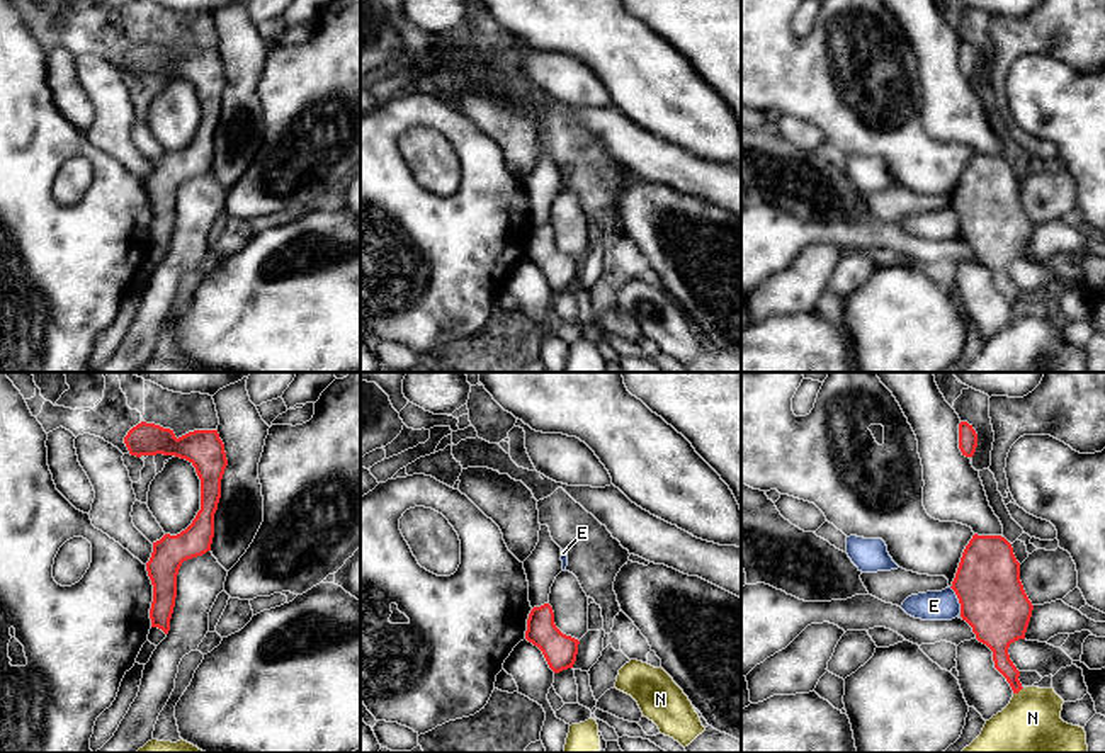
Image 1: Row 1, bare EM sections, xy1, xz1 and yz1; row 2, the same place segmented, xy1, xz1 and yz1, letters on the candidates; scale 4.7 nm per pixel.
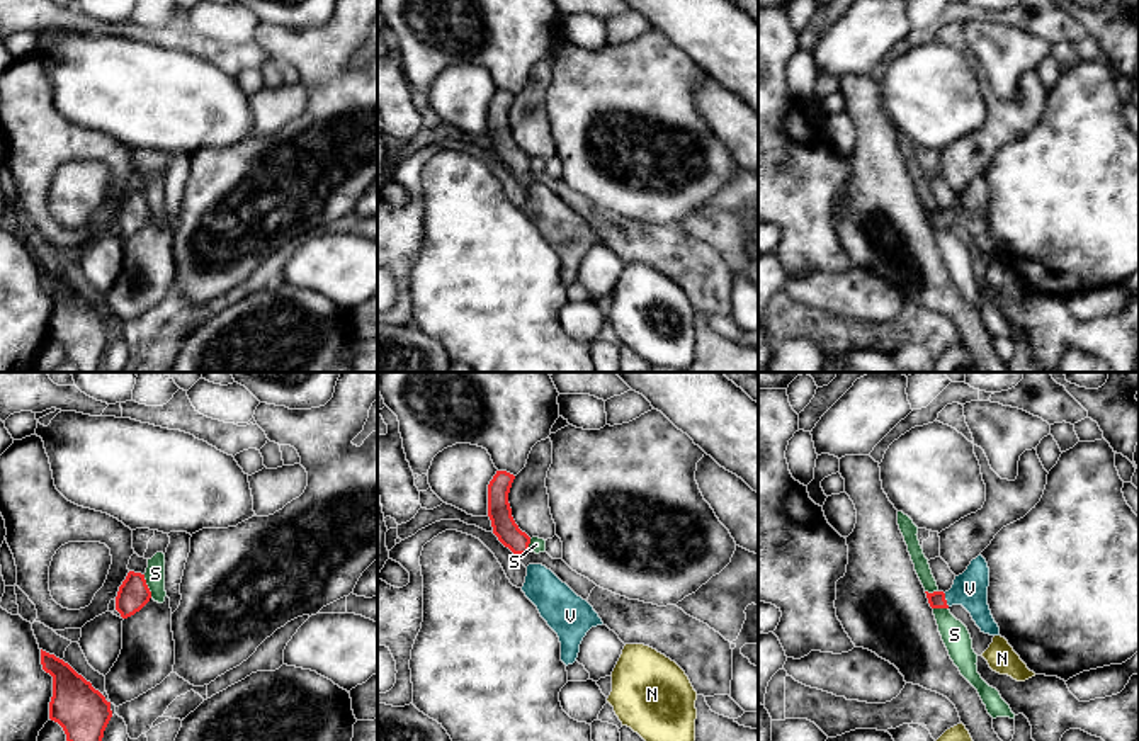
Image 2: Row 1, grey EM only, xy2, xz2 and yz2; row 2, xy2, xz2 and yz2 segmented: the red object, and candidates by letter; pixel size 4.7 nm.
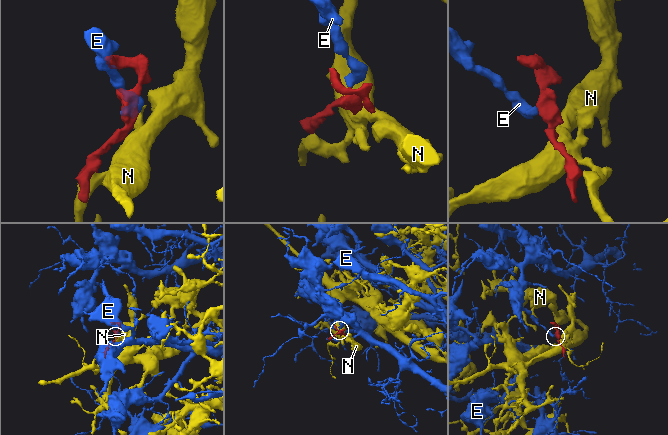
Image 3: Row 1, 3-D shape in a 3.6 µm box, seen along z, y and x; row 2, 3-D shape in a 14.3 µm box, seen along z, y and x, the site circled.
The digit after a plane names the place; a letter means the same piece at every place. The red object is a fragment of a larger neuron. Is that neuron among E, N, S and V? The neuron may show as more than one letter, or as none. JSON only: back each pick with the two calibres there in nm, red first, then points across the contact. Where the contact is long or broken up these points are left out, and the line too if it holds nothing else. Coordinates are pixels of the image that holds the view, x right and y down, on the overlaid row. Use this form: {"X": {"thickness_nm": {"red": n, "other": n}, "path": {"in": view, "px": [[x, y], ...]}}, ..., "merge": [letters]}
{"V": {"thickness_nm": {"red": 80, "other": 160}, "path": {"in": "yz2", "px": [[937, 599], [946, 600], [969, 588]]}}, "merge": ["V"]}

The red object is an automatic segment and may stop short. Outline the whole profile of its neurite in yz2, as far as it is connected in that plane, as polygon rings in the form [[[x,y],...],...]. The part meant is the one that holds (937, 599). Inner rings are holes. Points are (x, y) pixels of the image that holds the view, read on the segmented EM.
[[[979,554],[971,561],[967,569],[955,576],[949,591],[926,593],[932,608],[949,608],[962,605],[981,629],[989,636],[1000,636],[1000,627],[994,622],[988,605],[989,568],[986,559]]]

